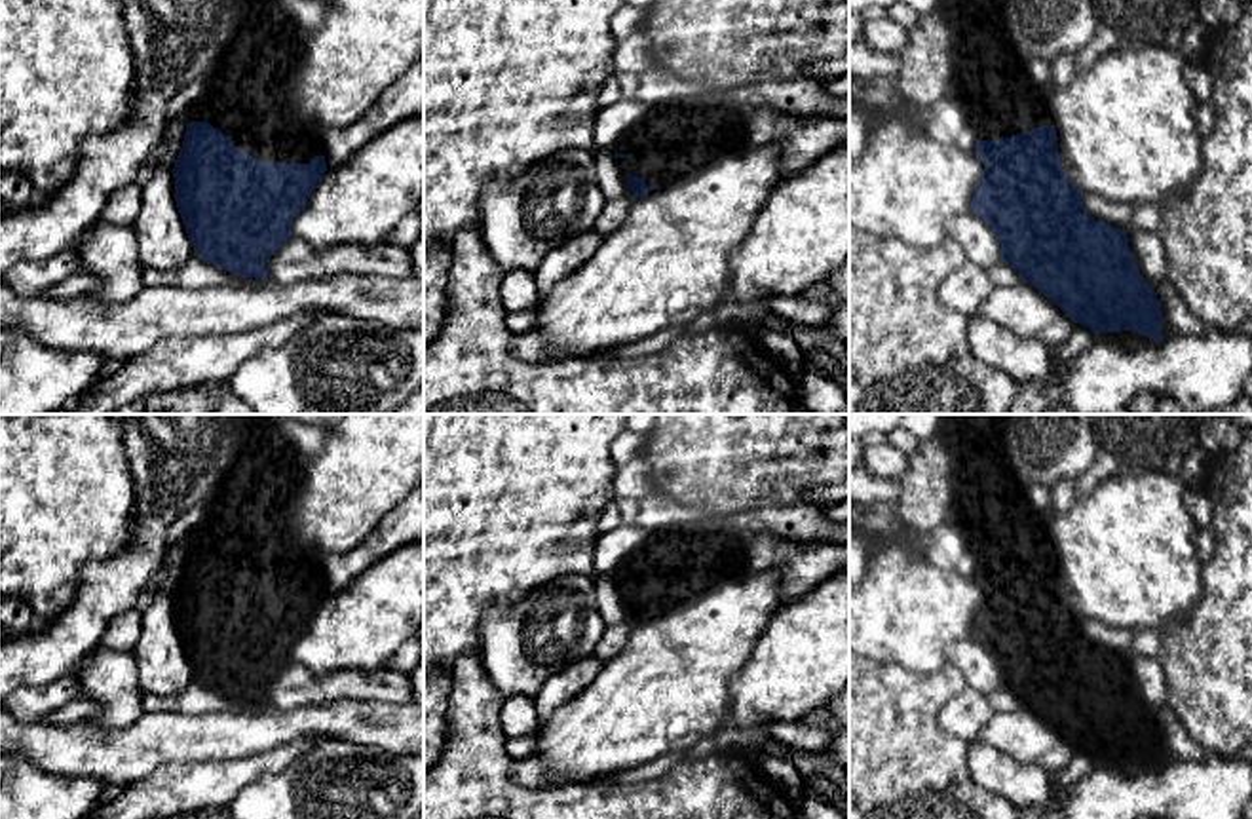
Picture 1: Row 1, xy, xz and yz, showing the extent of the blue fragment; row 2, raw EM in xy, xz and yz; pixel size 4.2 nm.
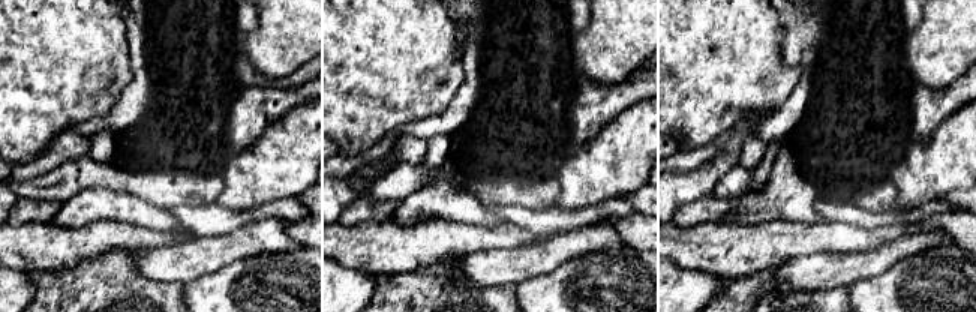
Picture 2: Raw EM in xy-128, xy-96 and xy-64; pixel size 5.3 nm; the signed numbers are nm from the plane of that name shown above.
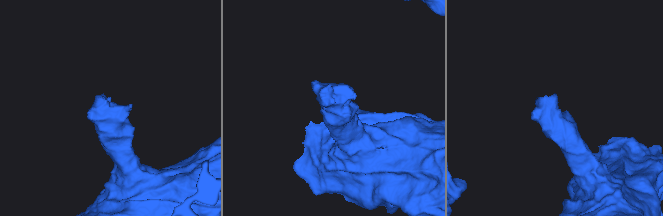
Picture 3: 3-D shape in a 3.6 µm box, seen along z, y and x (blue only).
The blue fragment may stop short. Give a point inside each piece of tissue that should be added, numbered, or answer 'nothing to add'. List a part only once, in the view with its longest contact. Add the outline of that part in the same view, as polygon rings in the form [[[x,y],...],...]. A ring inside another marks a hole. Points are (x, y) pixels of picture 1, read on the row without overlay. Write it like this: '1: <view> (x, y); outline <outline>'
1: xy (247, 521); outline [[[272,414],[243,416],[247,441],[220,475],[217,492],[201,504],[205,519],[184,543],[211,549],[251,583],[310,589],[312,583],[323,581],[323,570],[315,559],[300,551],[293,534],[293,505],[304,481],[306,460],[279,433]]]

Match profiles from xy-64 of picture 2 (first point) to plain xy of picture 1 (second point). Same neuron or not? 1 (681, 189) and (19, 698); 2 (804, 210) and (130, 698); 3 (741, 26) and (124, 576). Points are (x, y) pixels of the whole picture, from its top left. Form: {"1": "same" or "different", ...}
{"1": "different", "2": "different", "3": "different"}

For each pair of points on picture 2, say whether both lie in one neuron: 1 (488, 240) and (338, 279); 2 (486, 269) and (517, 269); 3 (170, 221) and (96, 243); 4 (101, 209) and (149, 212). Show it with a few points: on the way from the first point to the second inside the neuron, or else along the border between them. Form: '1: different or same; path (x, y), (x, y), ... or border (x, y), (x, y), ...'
1: different; border (338, 261), (345, 267), (363, 270), (374, 276)
2: same; path (493, 269), (510, 269)
3: different; border (114, 221), (176, 231), (180, 242)
4: same; path (113, 209), (137, 212)

